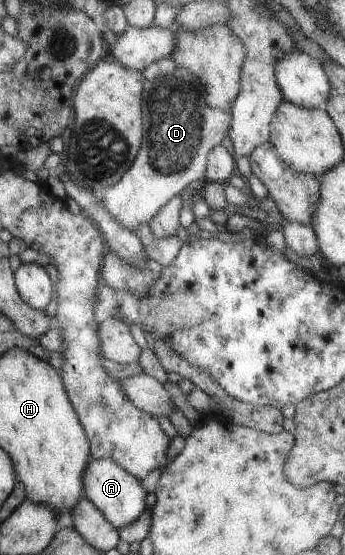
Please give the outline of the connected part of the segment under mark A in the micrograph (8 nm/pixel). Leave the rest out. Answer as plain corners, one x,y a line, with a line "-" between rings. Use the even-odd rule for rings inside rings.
91,459
87,465
87,471
83,473
83,491
85,496
95,504
95,507
105,516
105,519
119,527
131,525
137,521
143,511
147,509
145,497
147,490
143,488
141,480
125,471
118,463
112,459

